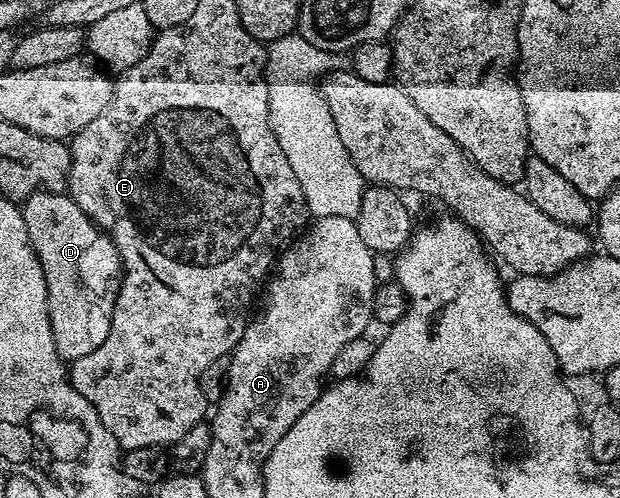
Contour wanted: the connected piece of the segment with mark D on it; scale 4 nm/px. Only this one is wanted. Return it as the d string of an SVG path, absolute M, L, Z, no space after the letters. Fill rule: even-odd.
M47 188L37 190L22 203L26 232L46 276L50 332L54 332L56 354L65 363L90 356L106 336L116 303L117 279L121 277L120 257L107 234L74 204L67 193Z

